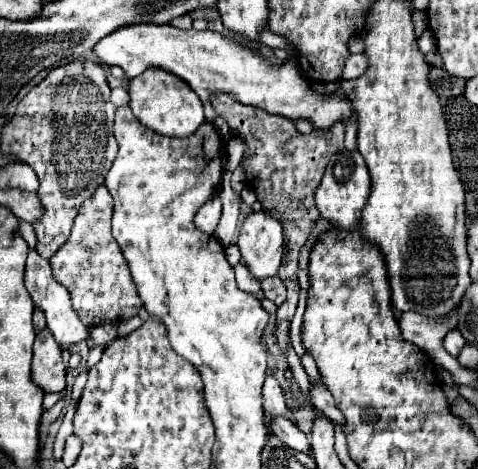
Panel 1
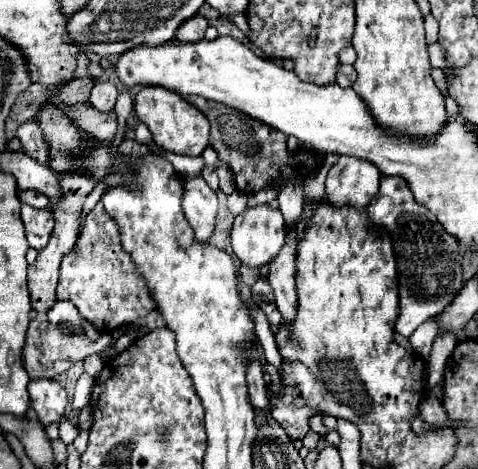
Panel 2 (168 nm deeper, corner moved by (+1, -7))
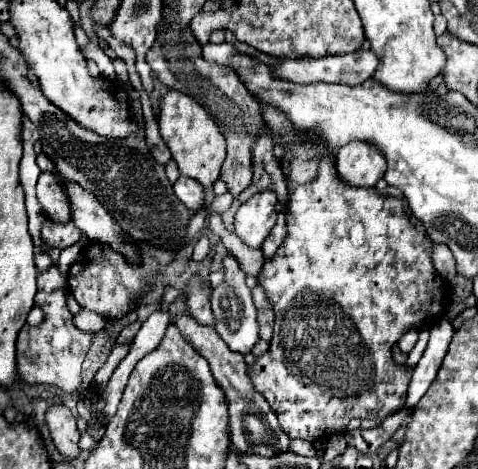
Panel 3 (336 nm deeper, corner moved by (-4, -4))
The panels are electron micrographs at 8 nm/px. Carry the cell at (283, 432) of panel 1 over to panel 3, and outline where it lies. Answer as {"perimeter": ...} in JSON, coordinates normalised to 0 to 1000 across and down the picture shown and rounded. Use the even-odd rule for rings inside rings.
{"perimeter":[[[473,539],[469,552],[464,552],[464,565],[469,565],[469,603],[448,612],[444,629],[439,629],[444,667],[452,676],[448,697],[485,748],[515,757],[515,753],[523,753],[531,731],[544,723],[540,719],[540,684],[536,684],[536,667],[531,667],[531,646],[527,646],[527,633],[523,633],[523,616],[510,603],[515,586],[502,574],[502,561],[494,557],[494,548],[485,539]]]}

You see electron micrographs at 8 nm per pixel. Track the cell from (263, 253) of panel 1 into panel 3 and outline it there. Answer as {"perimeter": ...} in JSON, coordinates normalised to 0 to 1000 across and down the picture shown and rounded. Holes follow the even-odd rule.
{"perimeter":[[[556,403],[527,416],[494,454],[494,501],[523,527],[544,527],[577,480],[577,412]]]}

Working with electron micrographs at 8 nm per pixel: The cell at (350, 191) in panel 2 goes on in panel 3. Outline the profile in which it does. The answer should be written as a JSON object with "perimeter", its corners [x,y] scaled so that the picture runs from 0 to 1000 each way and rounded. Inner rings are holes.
{"perimeter":[[[736,301],[707,318],[703,356],[715,377],[736,399],[782,399],[808,365],[808,335],[799,322],[762,301]]]}

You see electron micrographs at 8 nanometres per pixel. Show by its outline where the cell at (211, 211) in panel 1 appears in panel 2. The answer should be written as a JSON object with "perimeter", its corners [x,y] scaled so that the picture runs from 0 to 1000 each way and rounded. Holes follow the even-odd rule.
{"perimeter":[[[387,380],[387,435],[383,452],[395,469],[408,507],[433,516],[450,495],[458,426],[454,414],[433,397],[433,388],[416,380]]]}

